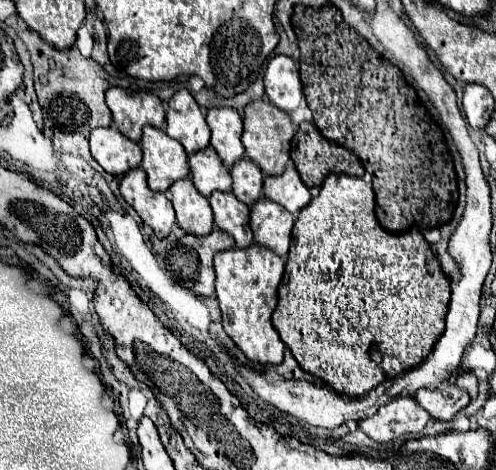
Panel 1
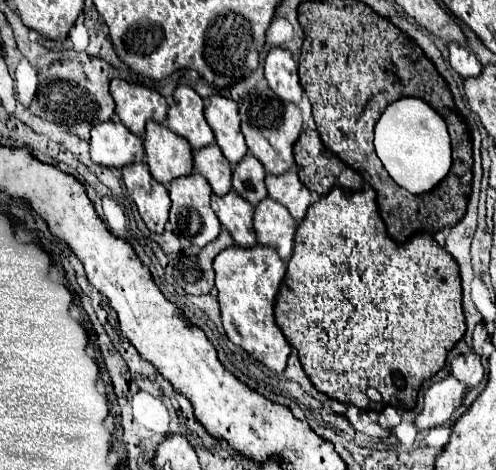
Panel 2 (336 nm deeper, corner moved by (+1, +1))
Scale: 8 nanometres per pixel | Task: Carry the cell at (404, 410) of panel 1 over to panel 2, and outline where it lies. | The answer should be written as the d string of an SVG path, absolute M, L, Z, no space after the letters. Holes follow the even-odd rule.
M452 376L432 384L424 392L424 408L414 418L414 426L418 432L426 432L434 426L446 424L452 416L452 412L462 404L464 398L464 384L454 380Z

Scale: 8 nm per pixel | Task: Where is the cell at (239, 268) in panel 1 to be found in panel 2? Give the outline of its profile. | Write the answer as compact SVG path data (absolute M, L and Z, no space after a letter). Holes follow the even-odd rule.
M230 246L214 258L214 272L226 336L258 362L266 364L272 372L284 372L292 348L274 322L274 300L286 274L286 262L268 246Z

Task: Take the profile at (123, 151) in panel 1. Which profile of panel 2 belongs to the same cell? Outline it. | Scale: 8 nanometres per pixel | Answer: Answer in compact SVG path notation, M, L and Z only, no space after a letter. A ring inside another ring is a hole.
M108 120L92 128L90 138L92 162L108 168L124 168L144 160L144 146L138 136L126 130L124 124Z

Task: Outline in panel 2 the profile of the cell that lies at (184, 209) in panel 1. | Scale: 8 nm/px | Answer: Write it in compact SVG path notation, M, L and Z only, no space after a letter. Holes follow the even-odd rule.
M192 172L190 176L182 176L170 182L170 200L172 200L170 224L176 236L186 238L194 246L206 246L220 234L220 222L214 210L210 208L210 196L212 196L212 188L208 180L198 172Z

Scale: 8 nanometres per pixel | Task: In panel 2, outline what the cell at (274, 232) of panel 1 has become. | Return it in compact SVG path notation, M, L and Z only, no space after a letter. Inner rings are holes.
M264 198L256 206L254 214L254 232L258 238L258 244L272 246L282 260L290 260L292 248L294 248L294 232L296 232L296 222L292 220L290 212L282 206L276 204L272 198Z

